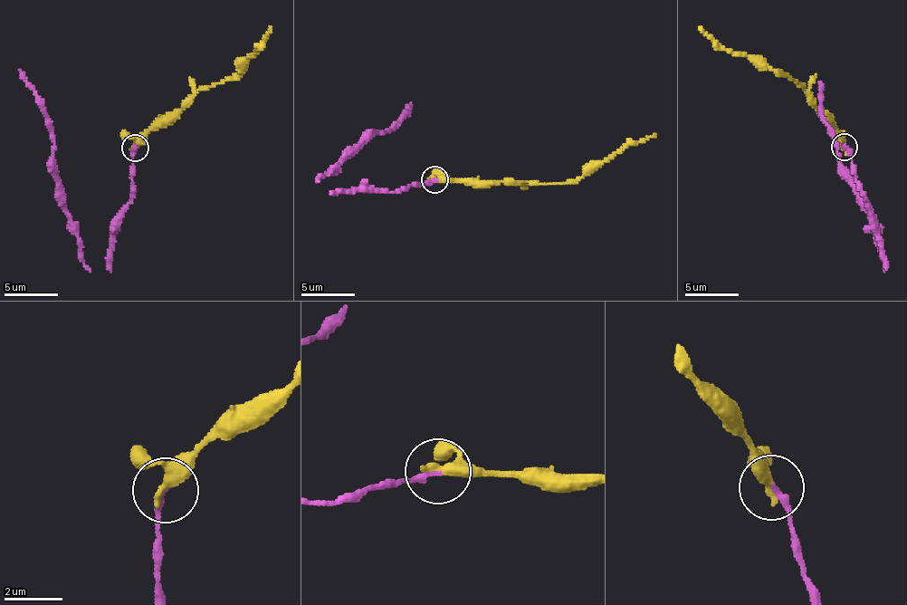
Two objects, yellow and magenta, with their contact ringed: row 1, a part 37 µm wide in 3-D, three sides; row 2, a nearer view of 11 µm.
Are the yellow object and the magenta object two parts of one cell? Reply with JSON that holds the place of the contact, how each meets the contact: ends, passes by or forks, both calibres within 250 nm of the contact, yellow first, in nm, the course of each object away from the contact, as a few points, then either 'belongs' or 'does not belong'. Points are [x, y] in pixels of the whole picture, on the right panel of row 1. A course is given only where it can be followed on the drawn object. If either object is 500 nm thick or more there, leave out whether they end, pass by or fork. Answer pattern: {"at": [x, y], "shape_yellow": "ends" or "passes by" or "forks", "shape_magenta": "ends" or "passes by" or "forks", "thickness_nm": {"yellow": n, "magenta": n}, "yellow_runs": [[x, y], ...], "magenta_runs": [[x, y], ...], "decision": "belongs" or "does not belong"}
{"at": [844, 147], "shape_yellow": "passes by", "shape_magenta": "ends", "thickness_nm": {"yellow": 320, "magenta": 240}, "yellow_runs": [[844, 147], [834, 129], [819, 116], [802, 87], [746, 55], [730, 52], [699, 27]], "magenta_runs": [[844, 147], [866, 197], [884, 268], [865, 201], [848, 170], [840, 165], [835, 135], [824, 117], [818, 81]], "decision": "belongs"}

